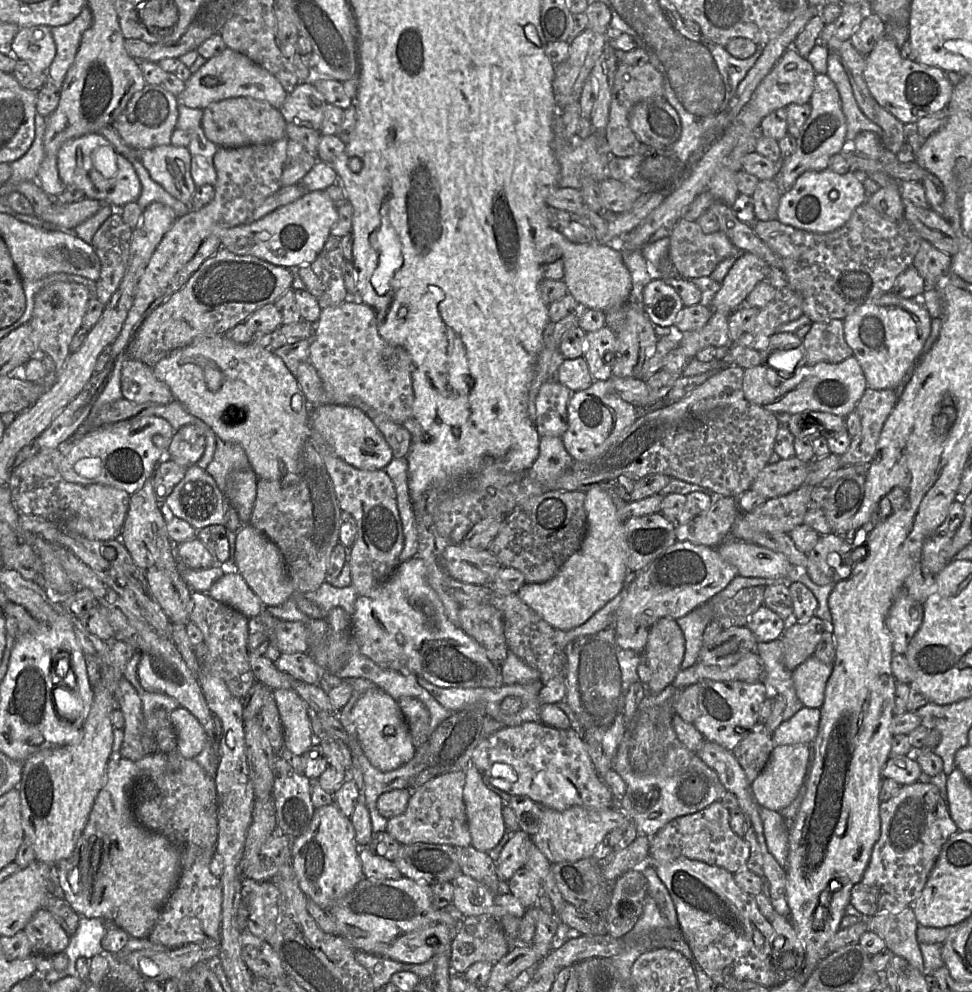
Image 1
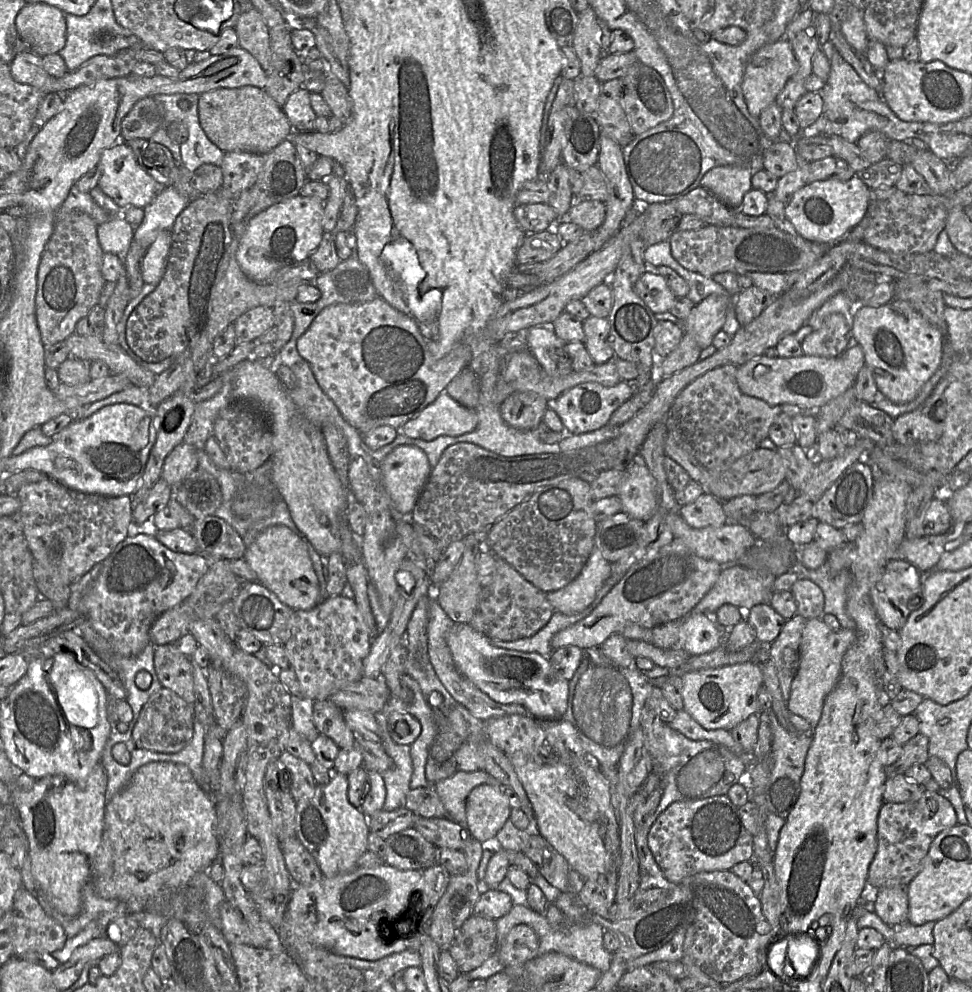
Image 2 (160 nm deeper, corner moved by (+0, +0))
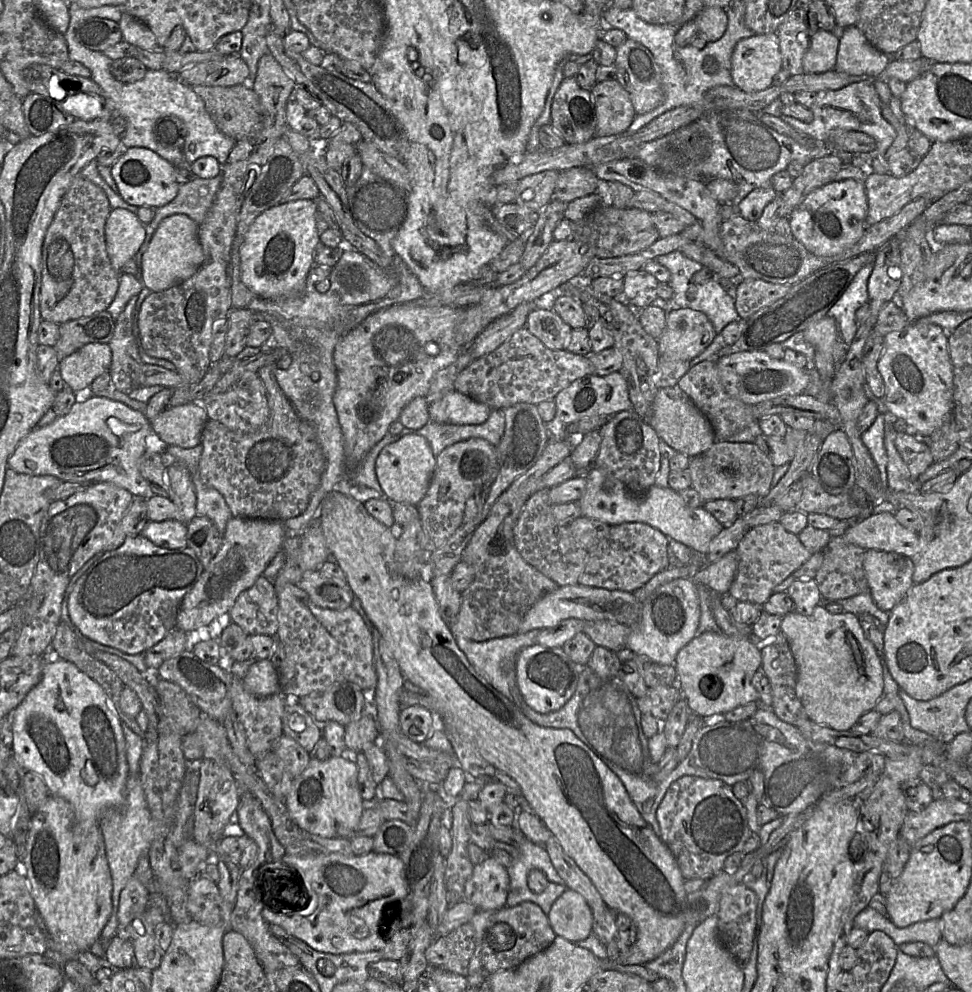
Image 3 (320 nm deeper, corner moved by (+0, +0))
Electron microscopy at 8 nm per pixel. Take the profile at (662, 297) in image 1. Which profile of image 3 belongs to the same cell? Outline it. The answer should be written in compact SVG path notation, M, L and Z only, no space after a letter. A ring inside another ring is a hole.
M643 270L629 271L624 275L622 298L626 305L645 308L652 305L658 297L659 282L651 274Z

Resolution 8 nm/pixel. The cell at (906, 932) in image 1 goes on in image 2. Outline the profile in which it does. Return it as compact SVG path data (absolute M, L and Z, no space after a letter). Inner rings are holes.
M908 885L878 890L874 913L887 925L894 926L908 921Z

